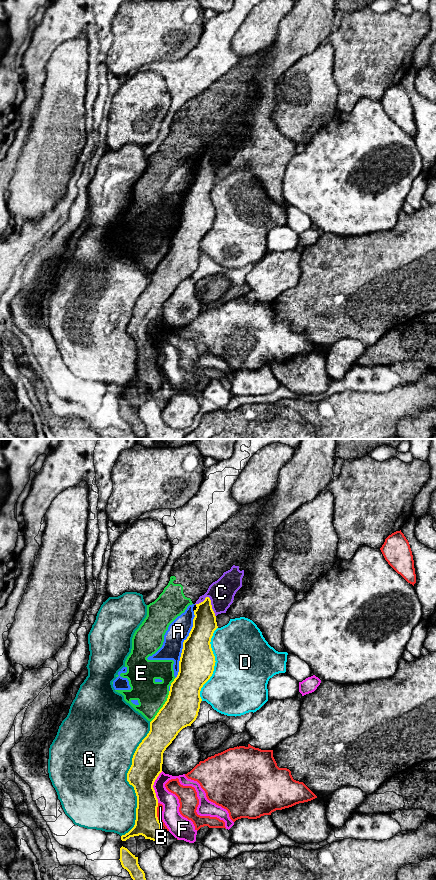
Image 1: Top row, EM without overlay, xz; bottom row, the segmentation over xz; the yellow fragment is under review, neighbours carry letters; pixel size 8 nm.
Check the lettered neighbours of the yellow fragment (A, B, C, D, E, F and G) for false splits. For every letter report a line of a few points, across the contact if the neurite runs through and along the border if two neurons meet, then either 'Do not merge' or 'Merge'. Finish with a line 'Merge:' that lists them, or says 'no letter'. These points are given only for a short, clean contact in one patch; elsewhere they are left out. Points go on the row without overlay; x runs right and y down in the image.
A: Do not merge
B: Do not merge
C: Do not merge
D: Do not merge
E: Do not merge
F: Do not merge
G: Do not merge
Merge: no letter

